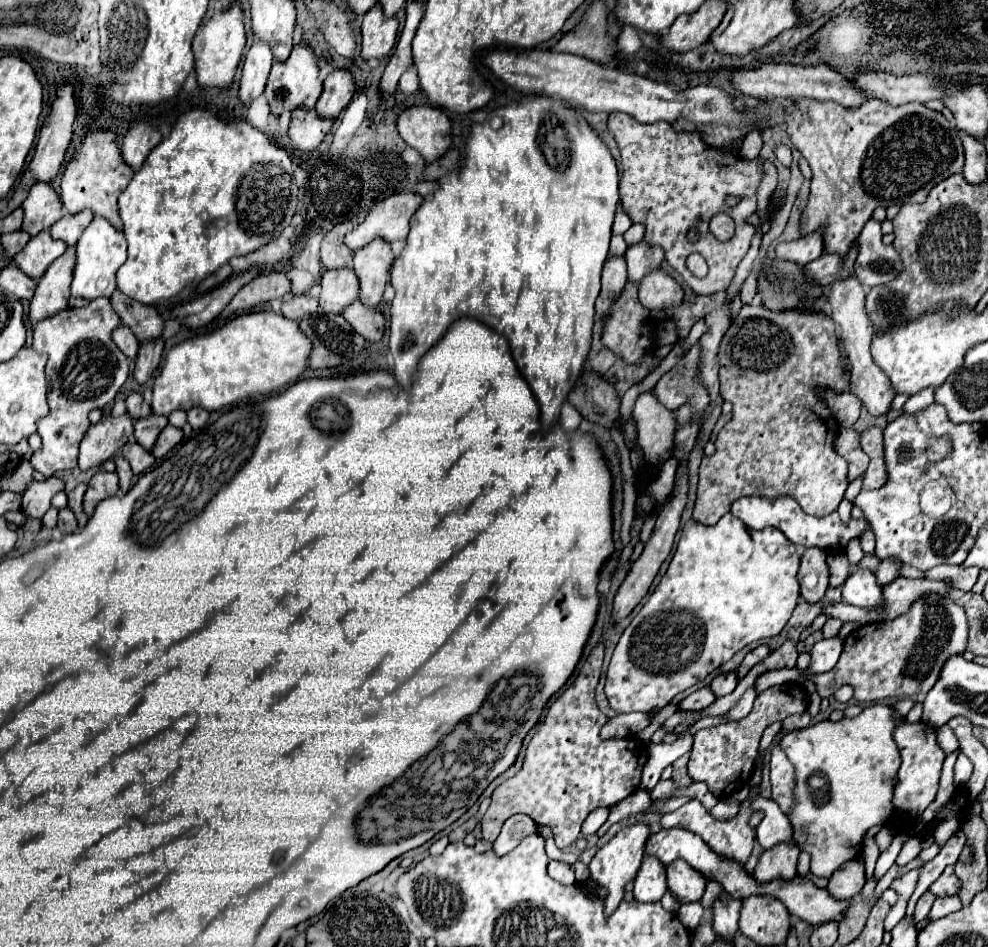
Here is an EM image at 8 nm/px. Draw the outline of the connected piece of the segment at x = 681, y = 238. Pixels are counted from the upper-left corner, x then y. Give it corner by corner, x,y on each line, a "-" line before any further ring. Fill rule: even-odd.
610,113
608,131
614,135
620,149
620,205
632,223
642,223
646,227
644,241
664,249
668,265
682,275
684,283
692,287
694,293
712,295
726,291
740,259
748,253
752,235
756,235
756,225
752,225
748,217
758,215
756,191
764,177
762,159
748,161
740,153
712,147
698,131
674,131
666,121
642,125
624,113
-
726,195
738,195
740,203
736,207
726,207
-
716,213
726,213
736,223
736,235
726,243
718,241
708,229
-
690,227
698,227
700,231
696,243
686,241
-
692,253
700,253
708,263
710,271
704,279
694,277
686,267
686,259

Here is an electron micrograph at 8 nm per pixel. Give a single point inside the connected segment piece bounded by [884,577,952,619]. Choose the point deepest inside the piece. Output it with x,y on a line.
899,595

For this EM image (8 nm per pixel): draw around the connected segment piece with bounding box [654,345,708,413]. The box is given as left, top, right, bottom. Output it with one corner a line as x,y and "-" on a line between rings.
694,345
678,363
674,369
670,369
656,385
654,389
654,395
658,397
658,401
674,411
678,409
684,401
690,401
692,397
692,403
696,405
694,409
700,413
702,407
708,405
708,393
698,387
696,379
698,379
698,357
700,351
698,351
698,345

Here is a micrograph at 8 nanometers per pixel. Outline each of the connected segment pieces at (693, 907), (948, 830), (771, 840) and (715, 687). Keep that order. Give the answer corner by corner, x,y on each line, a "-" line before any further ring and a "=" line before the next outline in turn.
696,901
696,903
684,903
684,905
680,905
680,909
678,909
678,919
690,929
690,931
694,931
698,925
700,925
700,919
702,919
702,913
704,913
704,907
=
948,819
948,821
940,821
938,825
936,825
936,829
934,829
934,833
932,833
932,837
934,837
934,843
938,845
938,847
944,847
946,845
946,841
956,833
960,829
960,823
958,823
958,819
=
756,797
752,801
754,807
764,809
764,819
756,827
756,839
762,845
762,849
772,849
780,843
792,843
792,825
788,825
788,817
780,811
780,807
772,799
=
730,671
730,673
718,675
718,677
710,683
710,689
712,689
712,693
714,693
716,697
724,697
724,695
728,695
728,693
732,693
732,691
736,689
736,683
738,683
736,673

